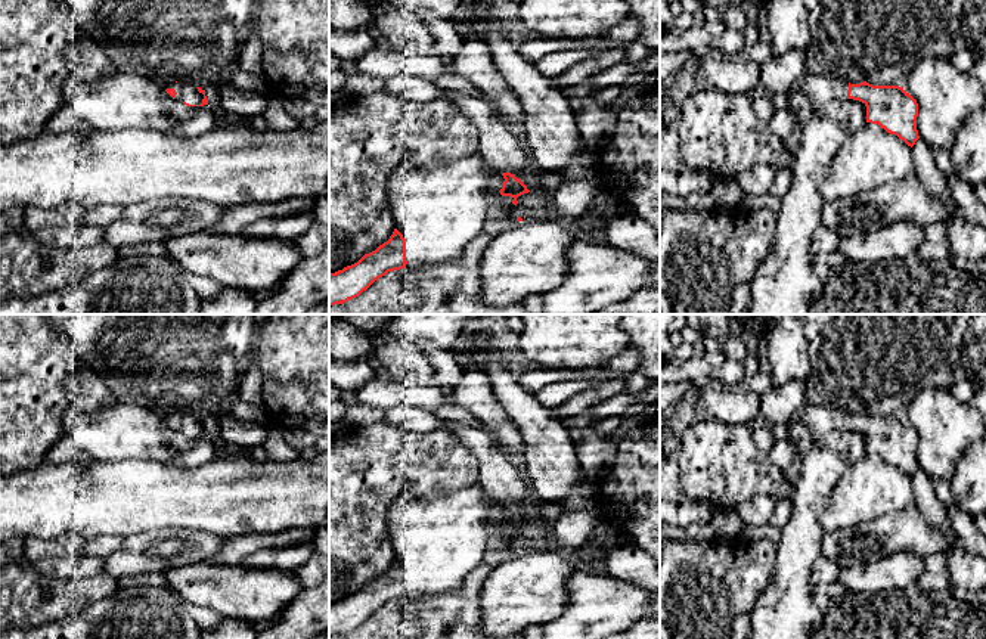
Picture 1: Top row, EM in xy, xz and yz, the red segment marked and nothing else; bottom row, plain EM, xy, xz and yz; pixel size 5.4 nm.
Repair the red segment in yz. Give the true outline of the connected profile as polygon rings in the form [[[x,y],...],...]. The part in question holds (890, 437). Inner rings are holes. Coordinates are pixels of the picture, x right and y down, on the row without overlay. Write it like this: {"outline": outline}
{"outline": [[[824,400],[818,404],[806,404],[796,419],[807,425],[816,438],[834,429],[859,431],[866,437],[866,453],[878,455],[911,478],[920,469],[918,434],[903,418],[872,416],[866,412],[850,415],[843,406]]]}

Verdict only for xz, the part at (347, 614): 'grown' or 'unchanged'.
unchanged

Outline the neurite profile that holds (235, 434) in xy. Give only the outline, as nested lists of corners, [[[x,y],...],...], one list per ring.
[[[217,413],[216,438],[220,446],[232,452],[252,450],[266,441],[267,424],[258,424],[251,419],[239,419],[232,413]]]

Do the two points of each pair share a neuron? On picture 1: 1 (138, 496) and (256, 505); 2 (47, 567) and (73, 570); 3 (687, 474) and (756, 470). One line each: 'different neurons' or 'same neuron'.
1: same neuron
2: same neuron
3: same neuron

